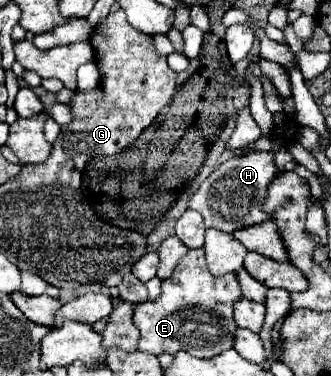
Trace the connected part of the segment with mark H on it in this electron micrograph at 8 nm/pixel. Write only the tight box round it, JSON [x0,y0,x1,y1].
[190,141,284,233]

